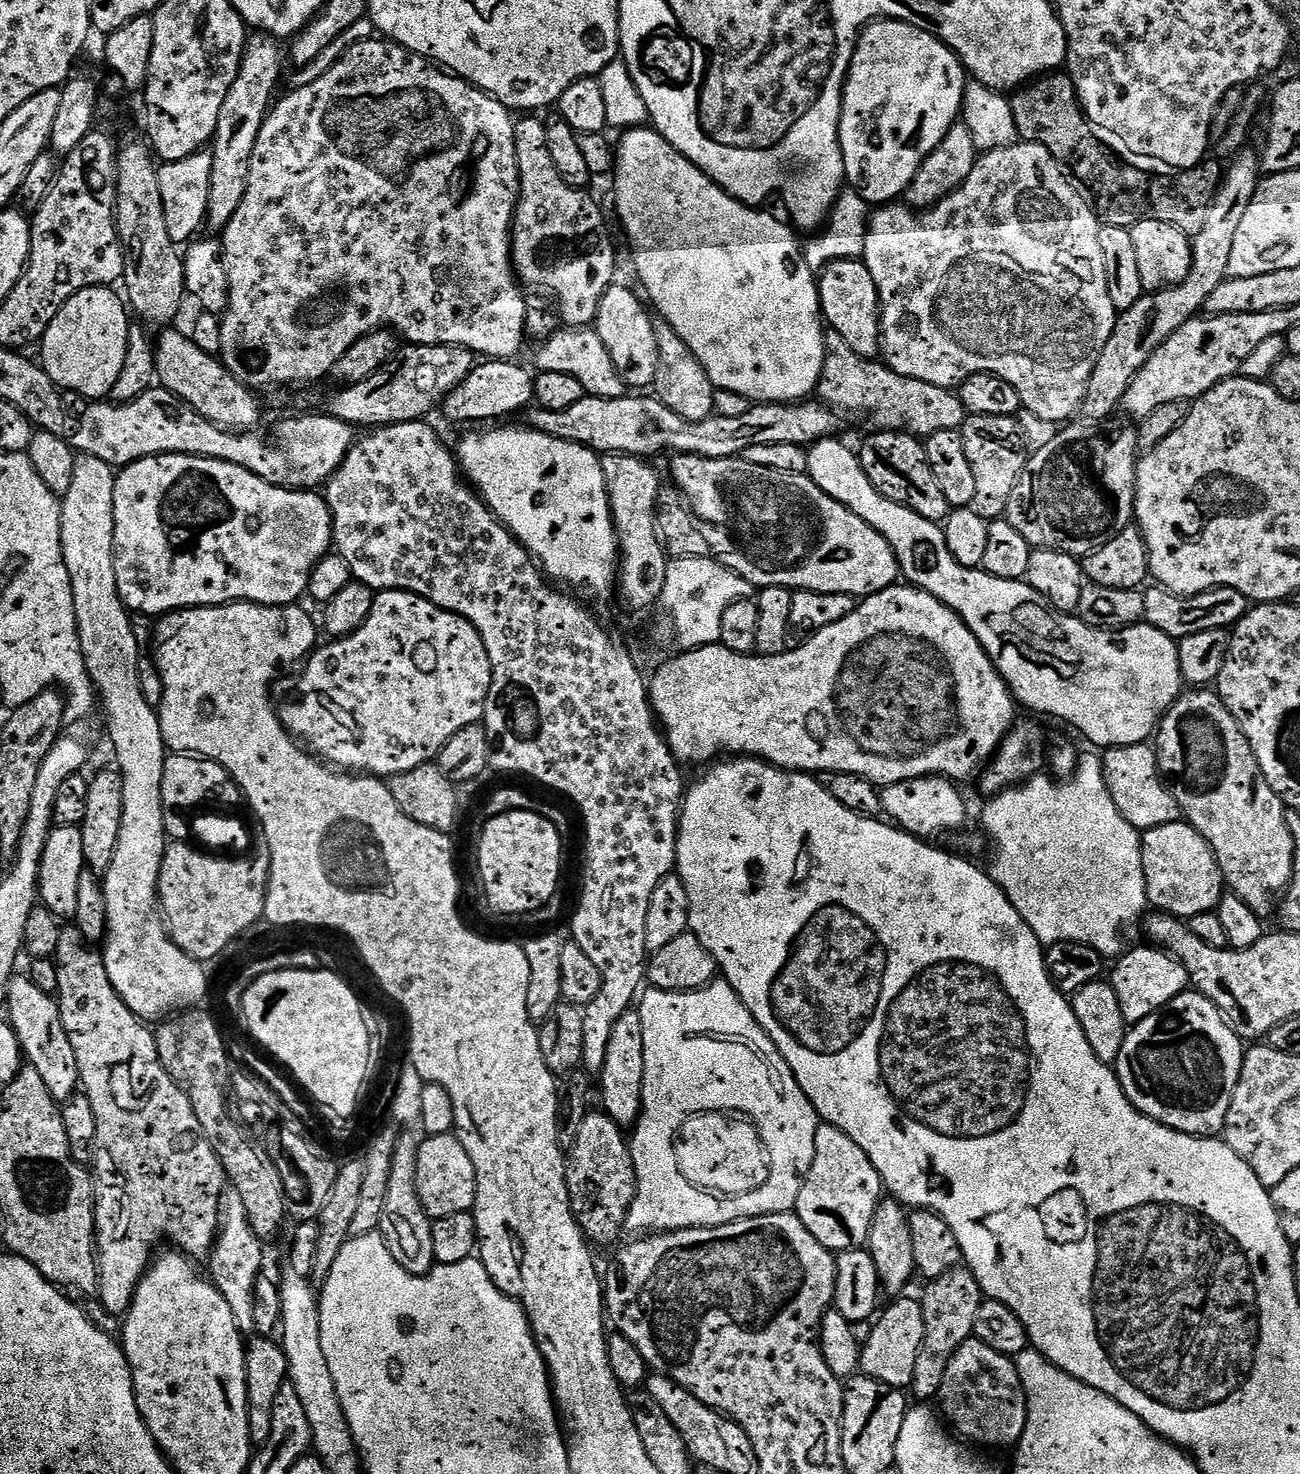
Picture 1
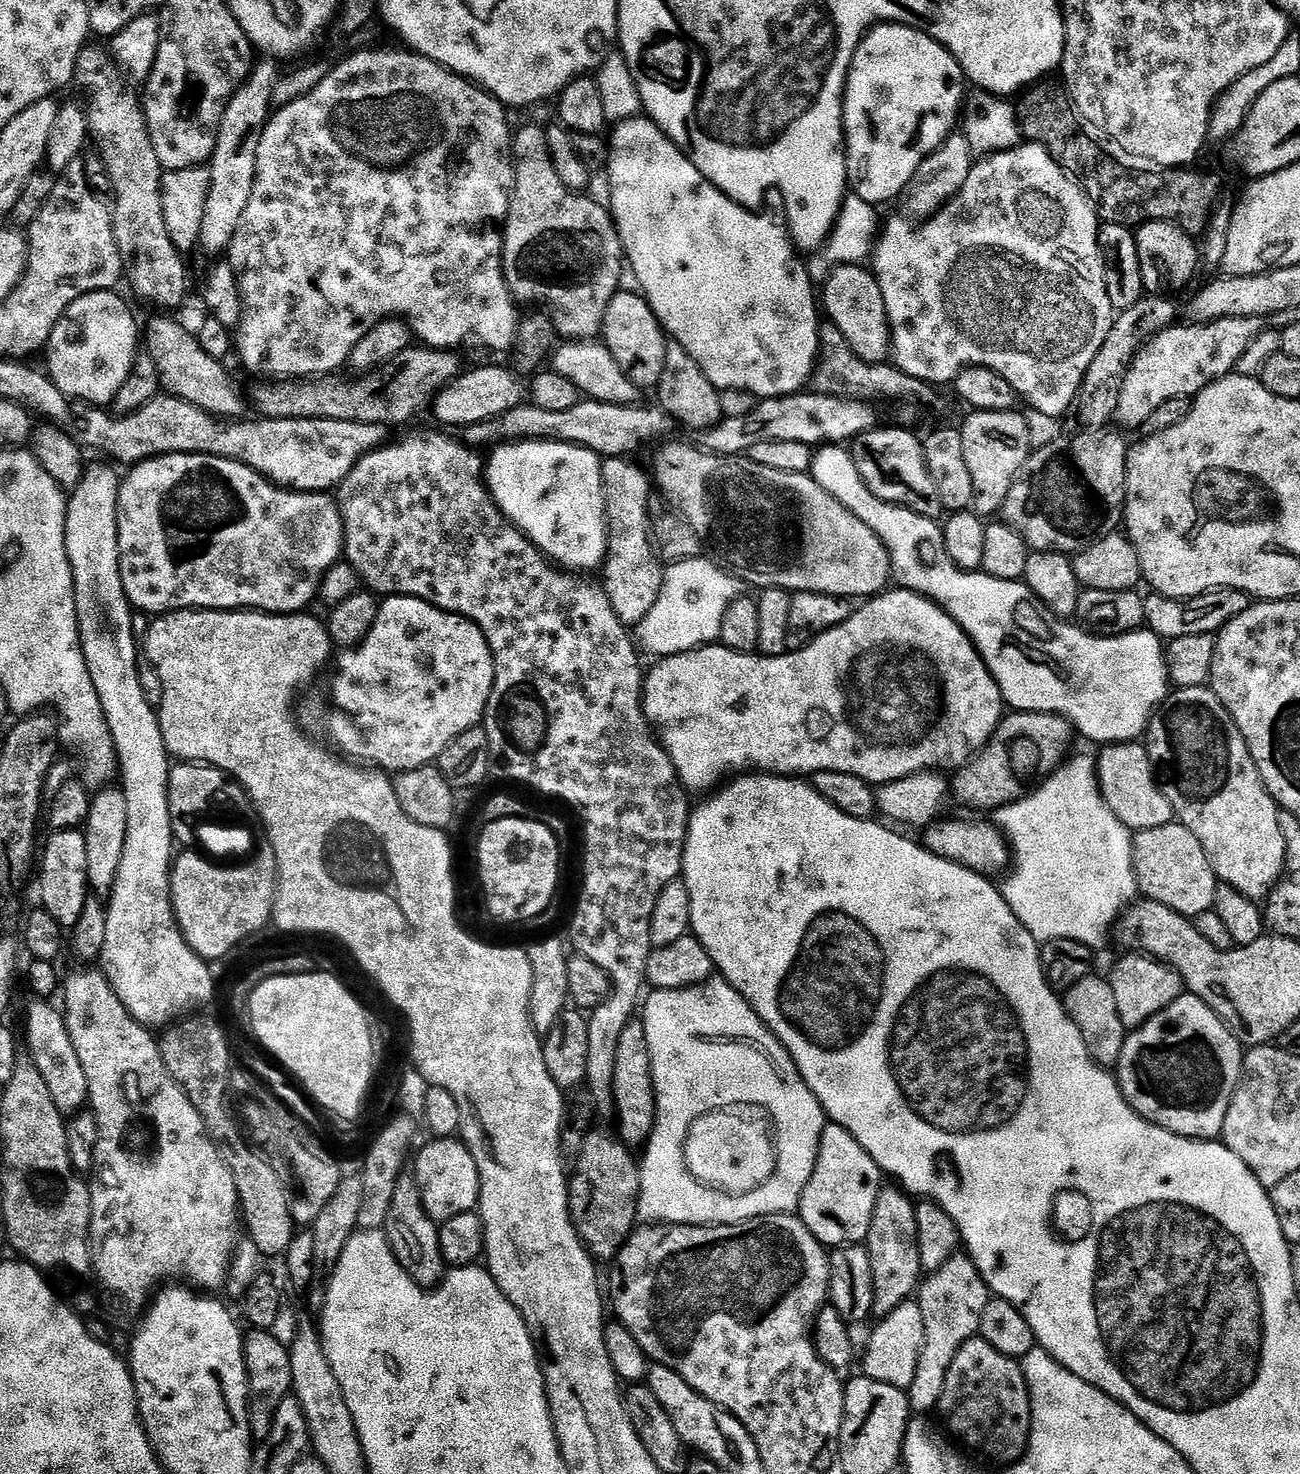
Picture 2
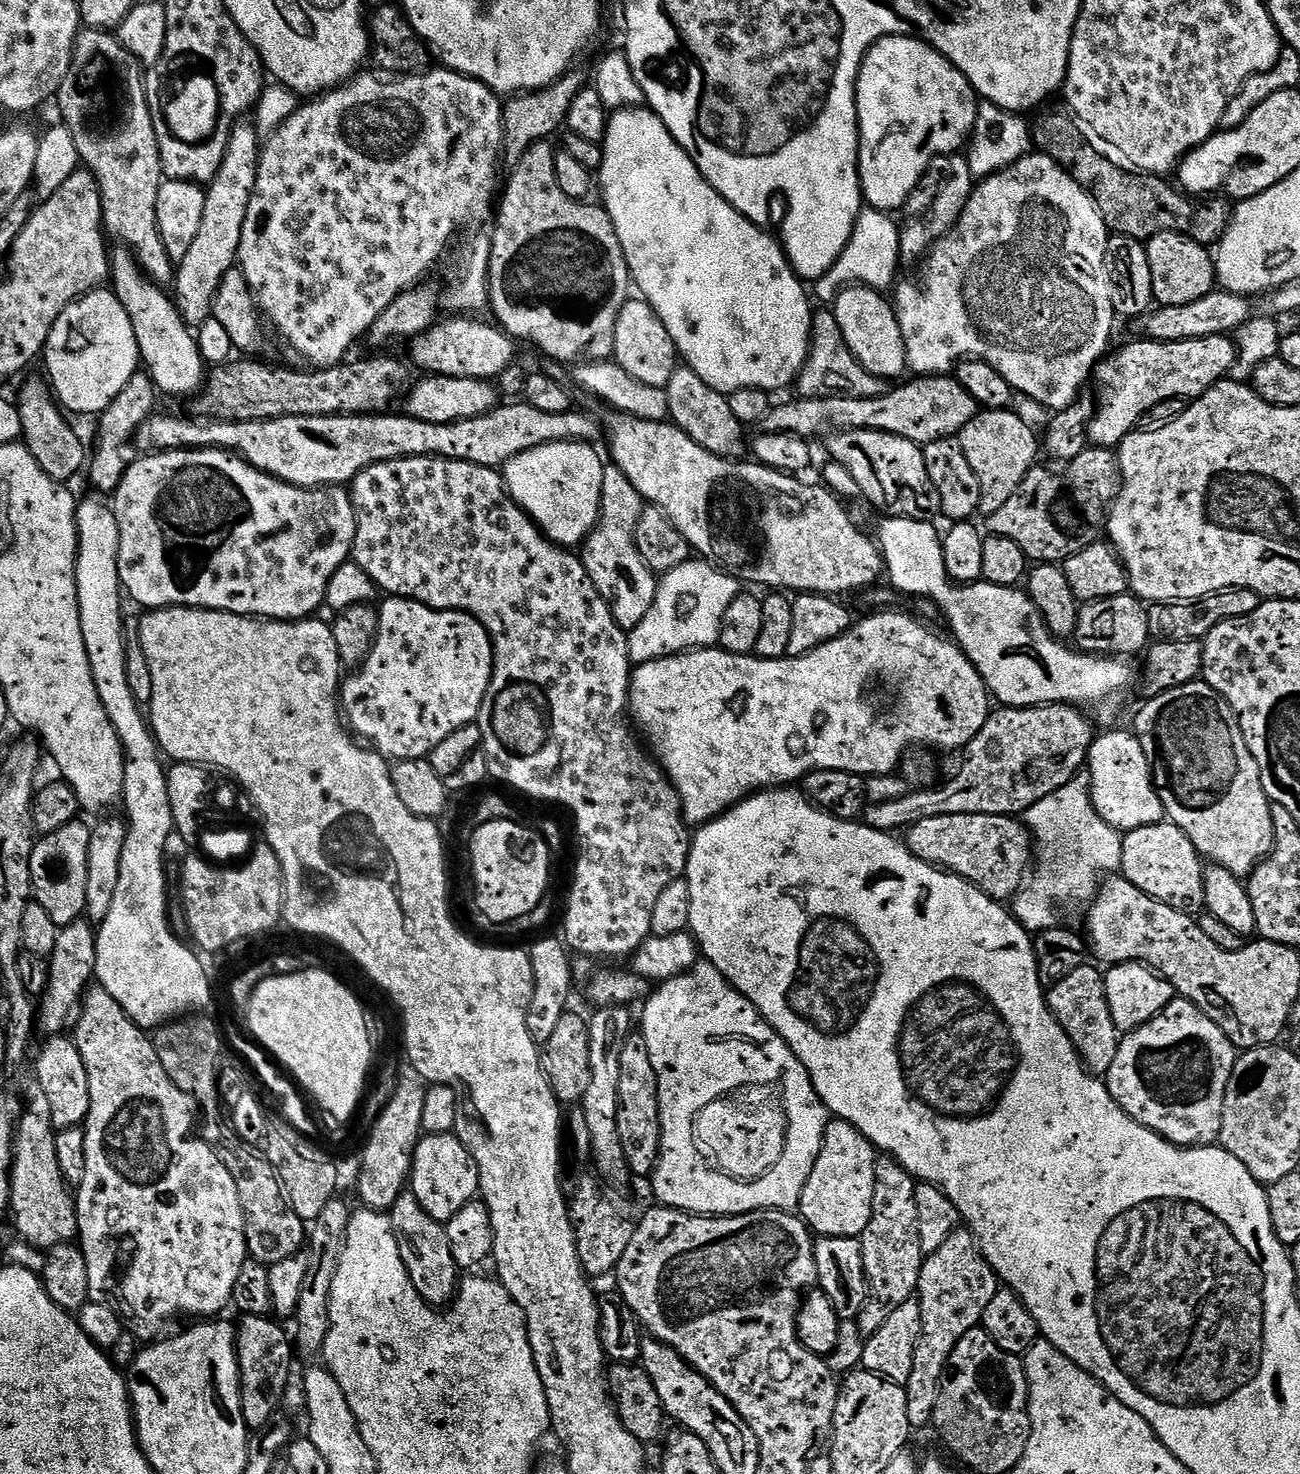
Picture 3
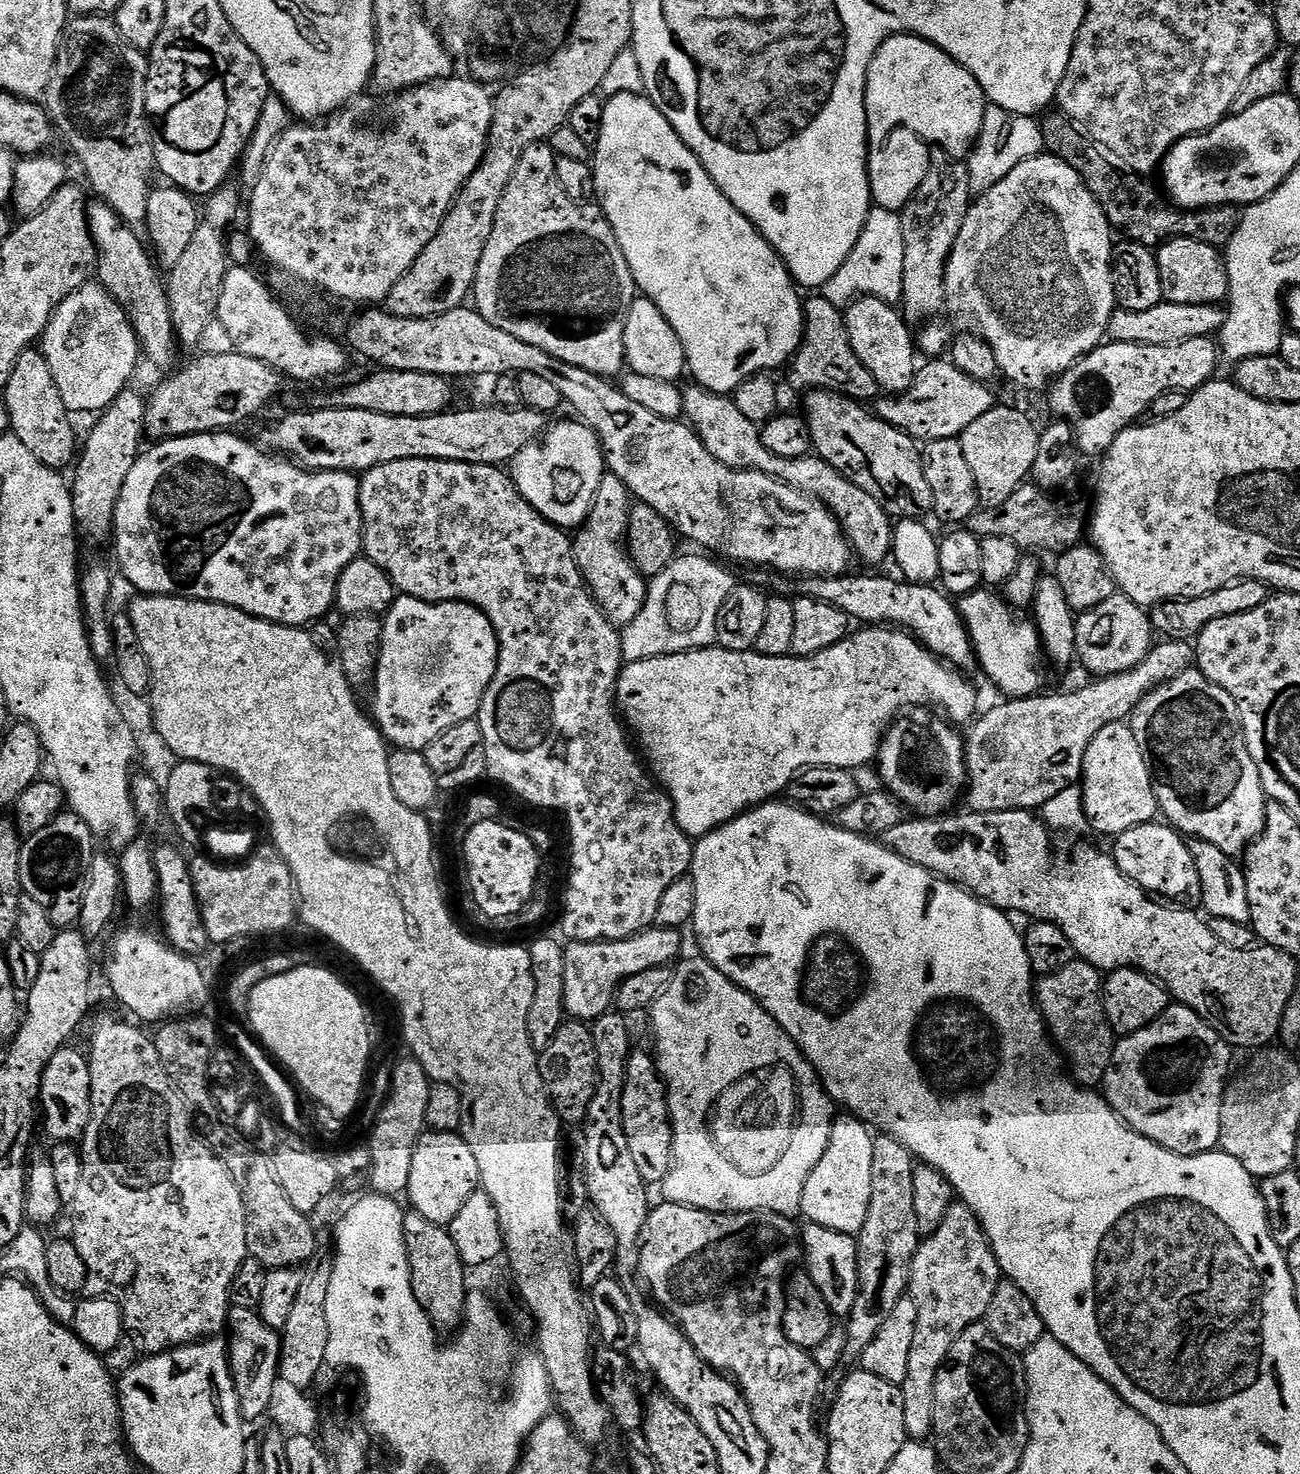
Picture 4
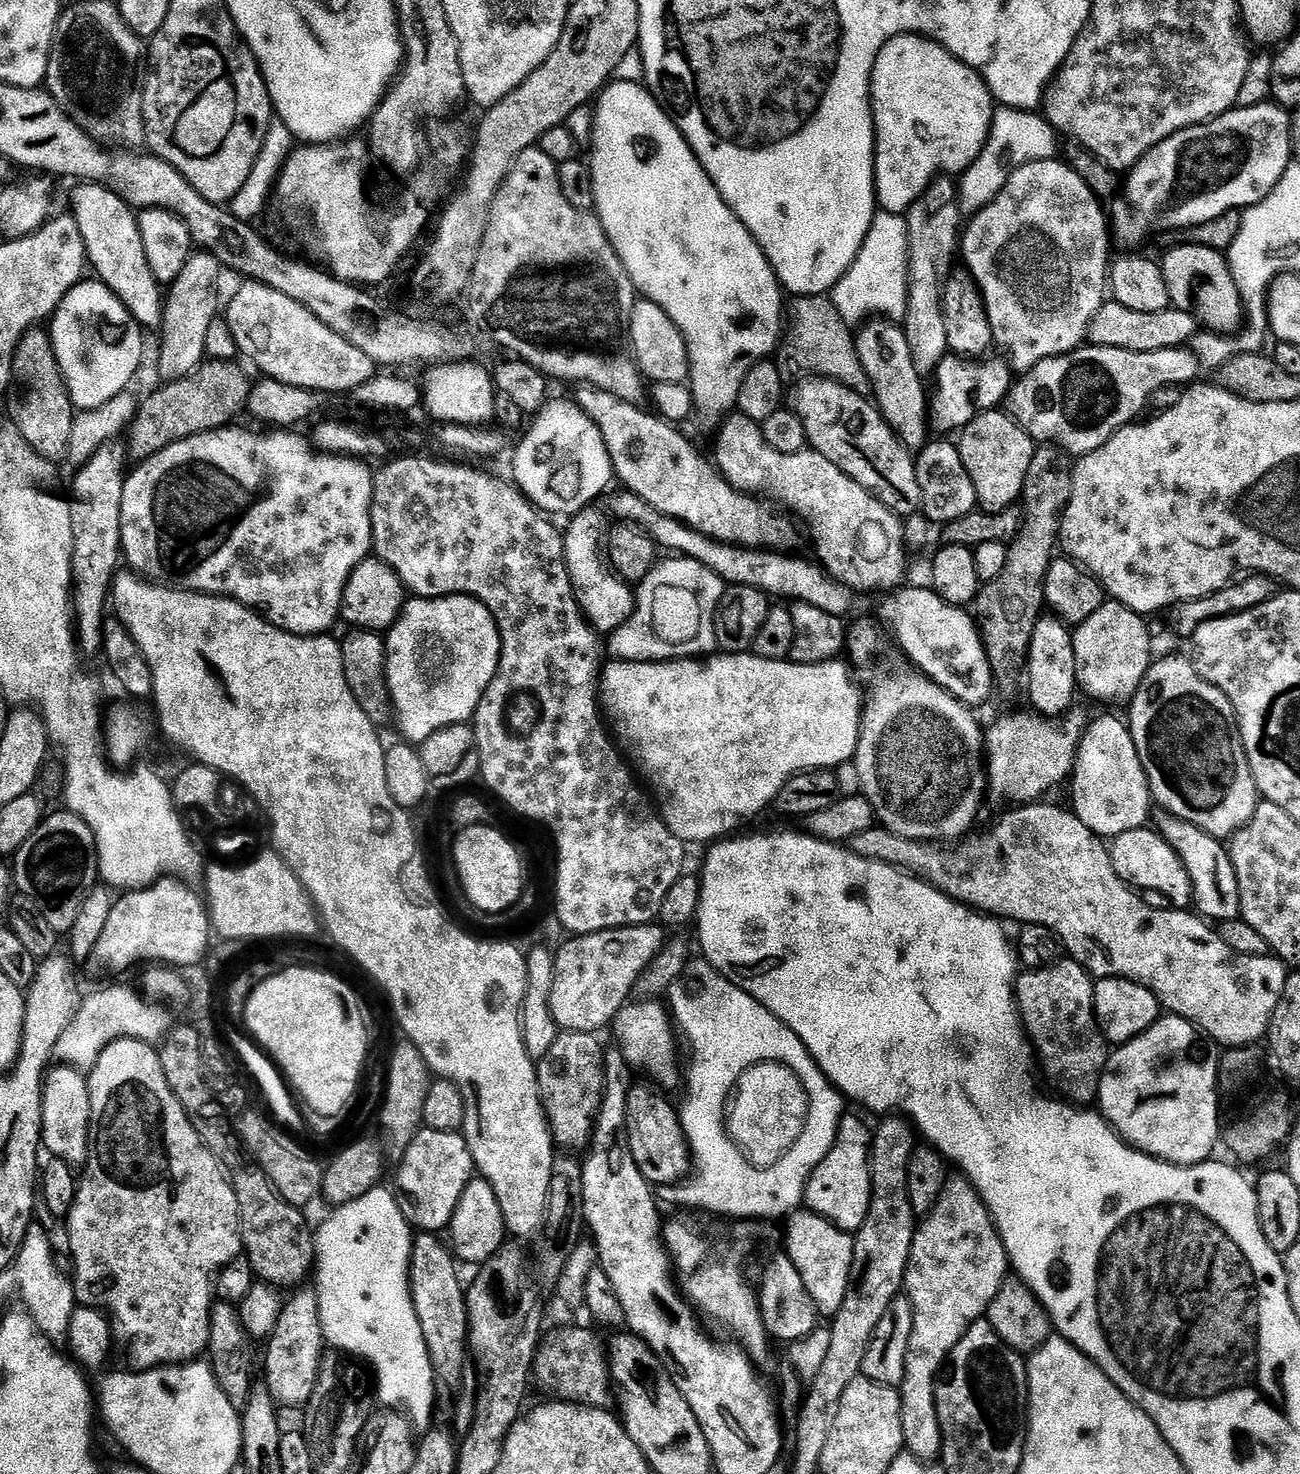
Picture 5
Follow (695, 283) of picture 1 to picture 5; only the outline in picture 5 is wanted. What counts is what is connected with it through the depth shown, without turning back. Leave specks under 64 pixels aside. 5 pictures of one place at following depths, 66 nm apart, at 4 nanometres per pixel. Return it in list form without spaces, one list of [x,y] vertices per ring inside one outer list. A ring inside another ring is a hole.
[[[621,80],[609,83],[604,91],[596,97],[594,111],[596,117],[594,118],[594,134],[590,149],[594,198],[596,199],[594,214],[599,218],[604,232],[610,238],[610,242],[637,293],[643,299],[662,306],[662,310],[666,310],[666,314],[672,319],[674,326],[678,326],[678,330],[688,347],[688,380],[690,381],[695,411],[701,412],[708,420],[717,419],[716,421],[719,421],[736,408],[738,390],[742,386],[746,374],[750,374],[750,370],[755,364],[769,359],[773,355],[771,352],[778,348],[781,343],[782,333],[786,328],[786,293],[780,286],[776,271],[770,266],[766,254],[758,246],[758,242],[752,237],[750,230],[746,230],[746,226],[736,217],[734,210],[730,210],[730,206],[722,198],[722,194],[718,194],[714,182],[698,162],[698,158],[692,152],[692,147],[686,142],[686,138],[680,133],[678,126],[643,83],[635,84]]]

